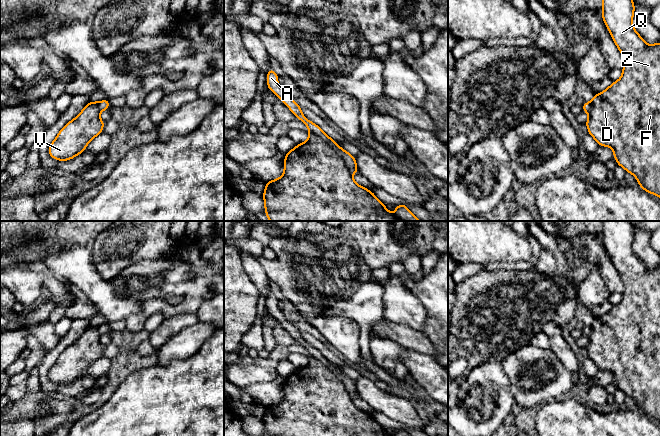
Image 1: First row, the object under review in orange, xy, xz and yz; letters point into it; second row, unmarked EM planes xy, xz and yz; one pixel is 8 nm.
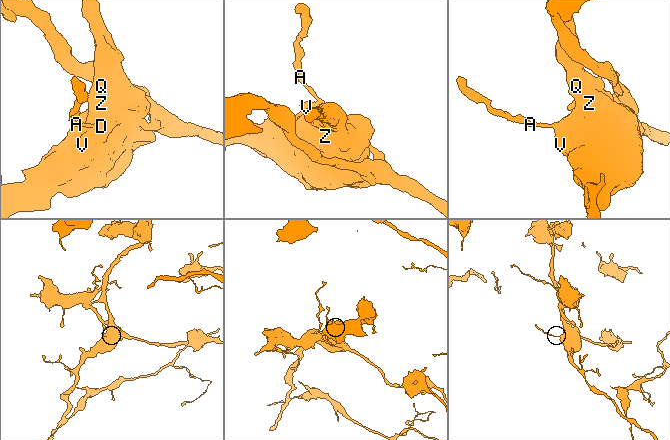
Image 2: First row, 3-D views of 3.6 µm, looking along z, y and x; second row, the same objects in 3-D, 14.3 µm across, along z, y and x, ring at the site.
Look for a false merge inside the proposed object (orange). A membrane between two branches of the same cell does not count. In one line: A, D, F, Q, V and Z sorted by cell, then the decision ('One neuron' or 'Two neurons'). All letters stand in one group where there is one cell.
Groups: A / D F Q V Z. Two neurons

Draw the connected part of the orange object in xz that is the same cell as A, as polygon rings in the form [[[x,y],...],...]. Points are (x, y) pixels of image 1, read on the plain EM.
[[[270,291],[267,299],[267,311],[270,315],[277,319],[279,323],[291,334],[291,336],[297,341],[302,347],[304,347],[309,356],[314,357],[329,368],[333,374],[342,381],[345,389],[349,393],[350,398],[359,397],[359,394],[356,389],[356,383],[353,379],[345,375],[343,372],[339,371],[336,368],[336,365],[332,364],[327,358],[325,358],[321,352],[314,348],[312,345],[308,344],[302,337],[301,331],[295,326],[294,323],[289,322],[284,316],[282,310],[277,308],[279,300],[275,297],[274,293]]]

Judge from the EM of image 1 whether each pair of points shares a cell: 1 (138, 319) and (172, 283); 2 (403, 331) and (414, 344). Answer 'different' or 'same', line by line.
1: same
2: same

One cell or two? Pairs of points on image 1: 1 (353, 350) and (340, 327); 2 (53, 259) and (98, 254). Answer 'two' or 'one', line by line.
1: one
2: two

